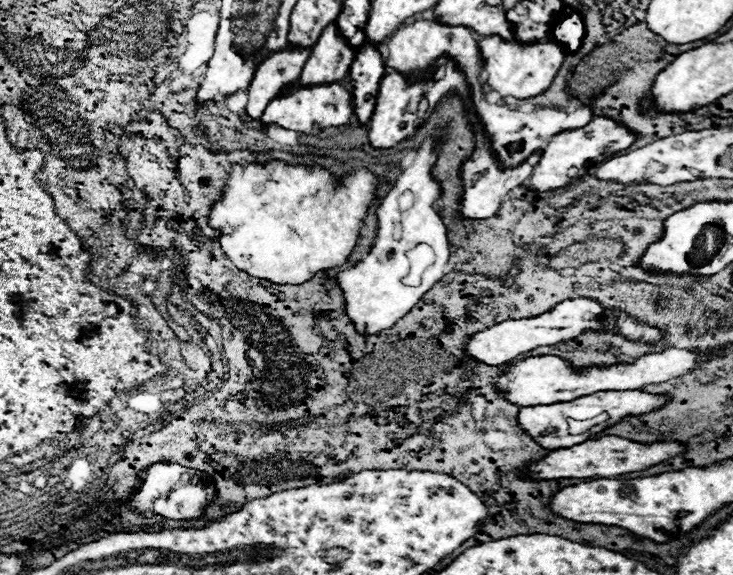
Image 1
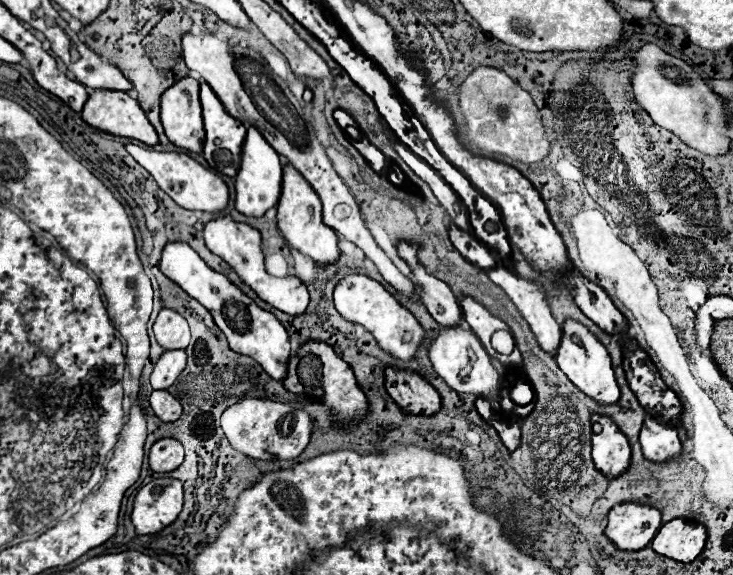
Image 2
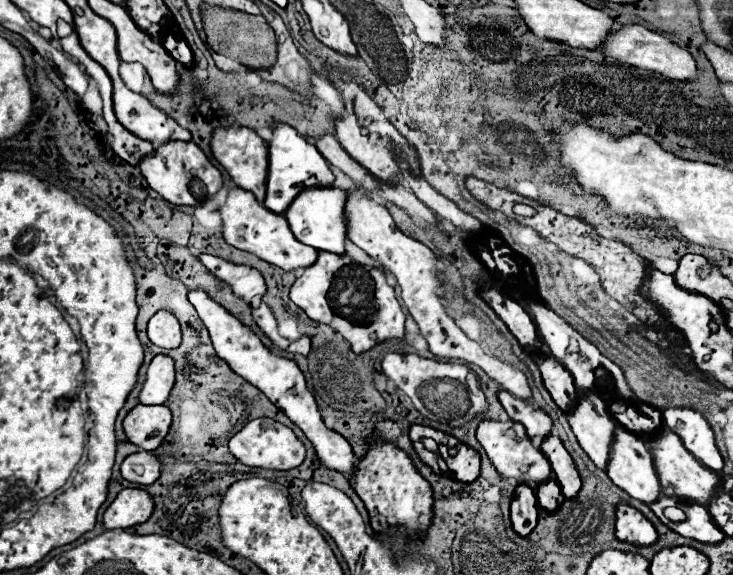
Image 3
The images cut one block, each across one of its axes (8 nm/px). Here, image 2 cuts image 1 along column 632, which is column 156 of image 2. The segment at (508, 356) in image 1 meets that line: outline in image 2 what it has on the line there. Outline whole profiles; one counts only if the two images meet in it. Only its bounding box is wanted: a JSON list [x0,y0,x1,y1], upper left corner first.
[154,308,190,348]

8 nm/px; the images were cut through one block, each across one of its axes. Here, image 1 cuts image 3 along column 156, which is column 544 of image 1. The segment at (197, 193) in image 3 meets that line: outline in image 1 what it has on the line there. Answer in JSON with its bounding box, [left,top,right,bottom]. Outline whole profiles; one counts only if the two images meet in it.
[526,118,634,192]

